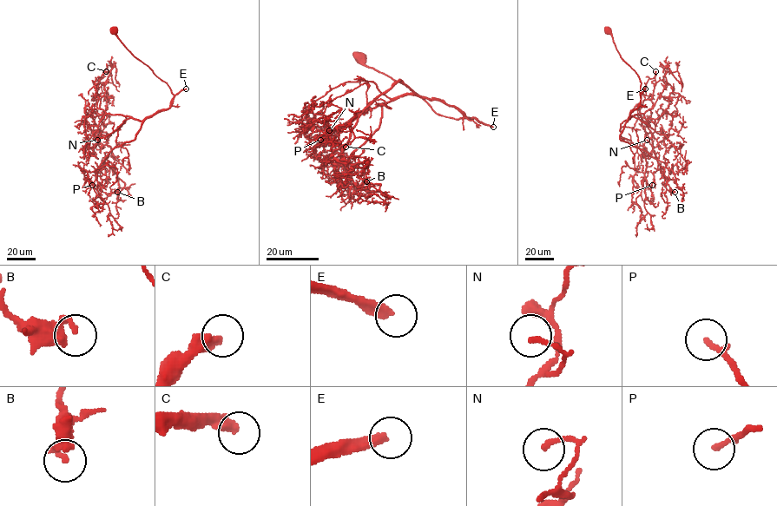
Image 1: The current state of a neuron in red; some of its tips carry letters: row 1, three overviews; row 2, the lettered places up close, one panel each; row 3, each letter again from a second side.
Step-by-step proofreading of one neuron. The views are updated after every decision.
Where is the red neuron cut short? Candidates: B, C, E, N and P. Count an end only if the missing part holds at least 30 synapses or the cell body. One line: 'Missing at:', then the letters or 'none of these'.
Missing at: E, P

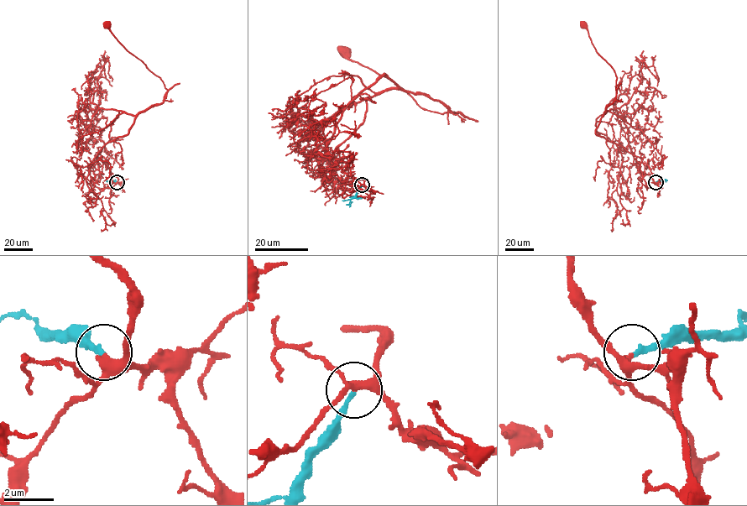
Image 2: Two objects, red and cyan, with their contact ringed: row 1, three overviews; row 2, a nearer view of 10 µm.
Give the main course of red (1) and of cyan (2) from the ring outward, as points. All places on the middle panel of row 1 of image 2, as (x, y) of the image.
1: (362, 185), (363, 178), (347, 174), (326, 146), (342, 110), (383, 75), (455, 112), (423, 109), (344, 52)
2: (361, 185), (349, 204), (352, 202)

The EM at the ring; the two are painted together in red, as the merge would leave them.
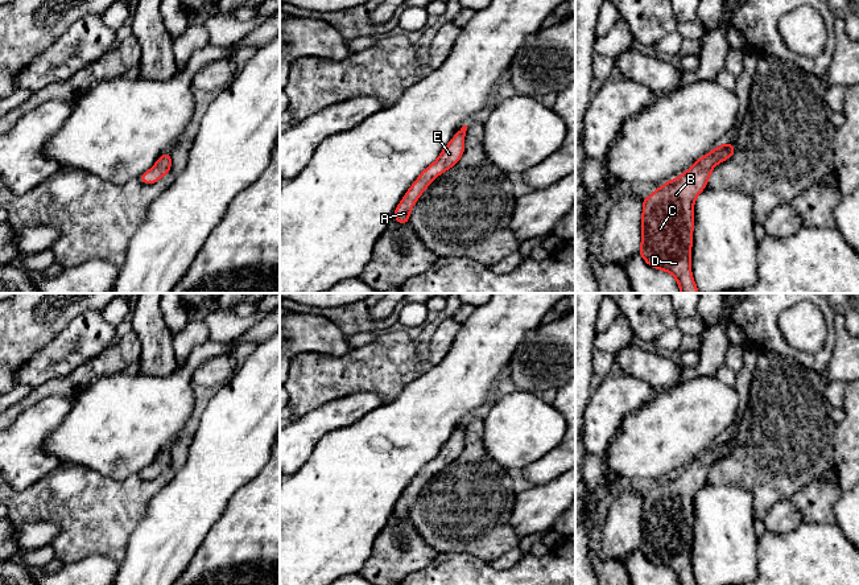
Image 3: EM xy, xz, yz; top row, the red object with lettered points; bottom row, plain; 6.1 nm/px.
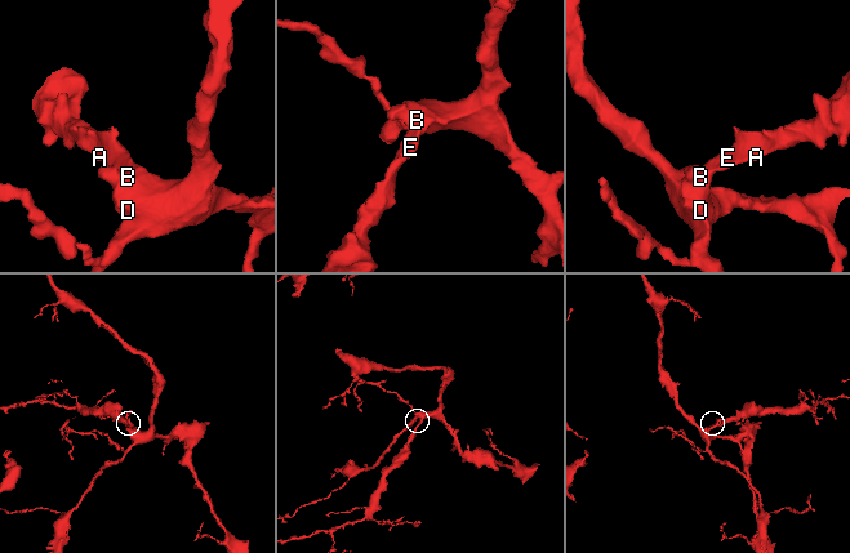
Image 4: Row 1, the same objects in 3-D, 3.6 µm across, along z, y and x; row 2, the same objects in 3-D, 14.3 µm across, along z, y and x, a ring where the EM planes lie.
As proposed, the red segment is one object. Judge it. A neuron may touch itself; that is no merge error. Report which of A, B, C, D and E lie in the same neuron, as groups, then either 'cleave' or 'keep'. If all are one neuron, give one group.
A B C D E | keep

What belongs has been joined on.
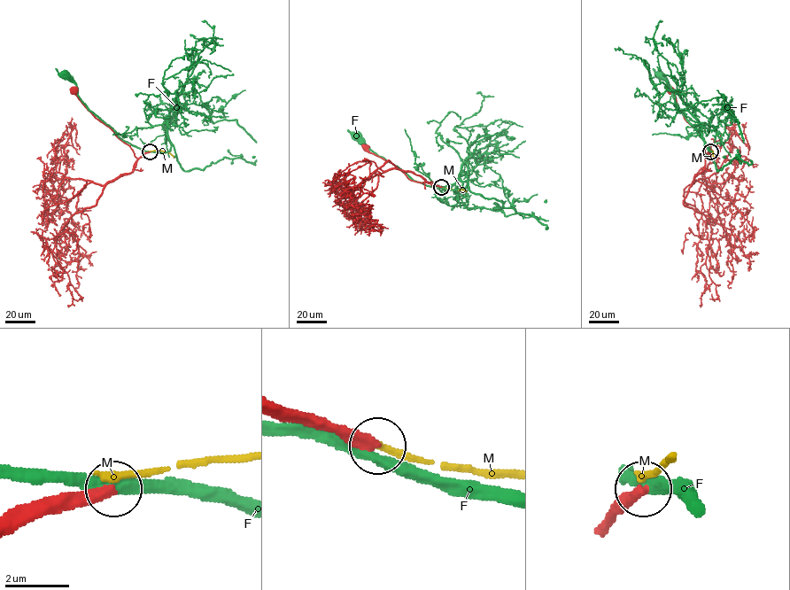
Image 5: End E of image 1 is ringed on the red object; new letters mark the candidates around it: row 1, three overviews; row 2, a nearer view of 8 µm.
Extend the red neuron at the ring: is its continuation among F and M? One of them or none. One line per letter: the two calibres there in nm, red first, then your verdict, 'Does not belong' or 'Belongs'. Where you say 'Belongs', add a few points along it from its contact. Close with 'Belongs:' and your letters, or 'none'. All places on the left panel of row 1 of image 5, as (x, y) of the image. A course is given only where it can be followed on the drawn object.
F: Thickness 400 nm (red) against 360 nm. Does not belong
M: Thickness 340 nm (red) against 240 nm. Does not belong
Belongs: none

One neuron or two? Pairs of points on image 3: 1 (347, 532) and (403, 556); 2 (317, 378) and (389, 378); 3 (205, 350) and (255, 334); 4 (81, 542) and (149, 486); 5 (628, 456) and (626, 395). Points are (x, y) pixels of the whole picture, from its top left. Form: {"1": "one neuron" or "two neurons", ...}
{"1": "two neurons", "2": "one neuron", "3": "two neurons", "4": "one neuron", "5": "two neurons"}

